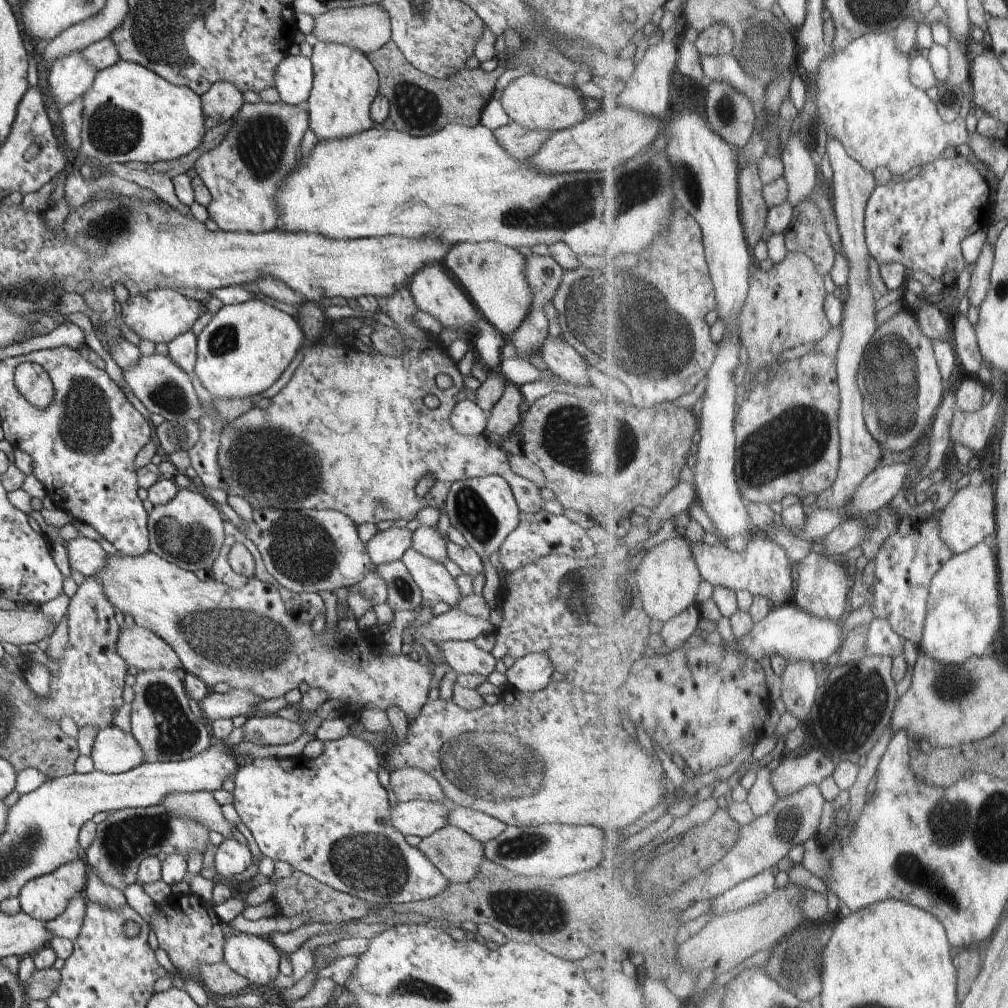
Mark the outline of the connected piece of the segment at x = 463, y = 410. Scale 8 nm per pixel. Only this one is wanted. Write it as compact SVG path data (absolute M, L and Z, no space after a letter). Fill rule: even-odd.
M467 399L457 402L456 408L450 416L450 424L456 432L474 434L474 436L483 434L487 420L488 414L484 413L478 404Z

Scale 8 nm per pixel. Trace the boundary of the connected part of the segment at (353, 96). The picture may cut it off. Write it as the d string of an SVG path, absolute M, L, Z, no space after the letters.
M317 42L310 56L313 88L308 98L309 128L320 142L350 138L376 125L370 118L371 106L379 96L379 77L367 54L358 48Z

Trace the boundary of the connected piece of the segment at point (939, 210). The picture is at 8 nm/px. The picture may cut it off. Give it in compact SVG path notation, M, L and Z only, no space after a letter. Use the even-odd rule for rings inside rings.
M961 154L956 158L944 157L922 167L921 173L908 182L880 185L867 211L867 234L873 258L878 258L882 265L900 262L906 264L910 271L925 271L947 287L956 284L960 274L969 266L964 258L964 242L987 229L991 222L990 215L996 210L992 203L993 190L982 170Z

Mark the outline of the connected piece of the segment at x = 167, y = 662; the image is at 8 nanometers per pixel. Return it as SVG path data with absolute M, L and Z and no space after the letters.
M135 624L119 632L118 656L128 667L144 670L180 670L182 664L174 650L152 630Z

